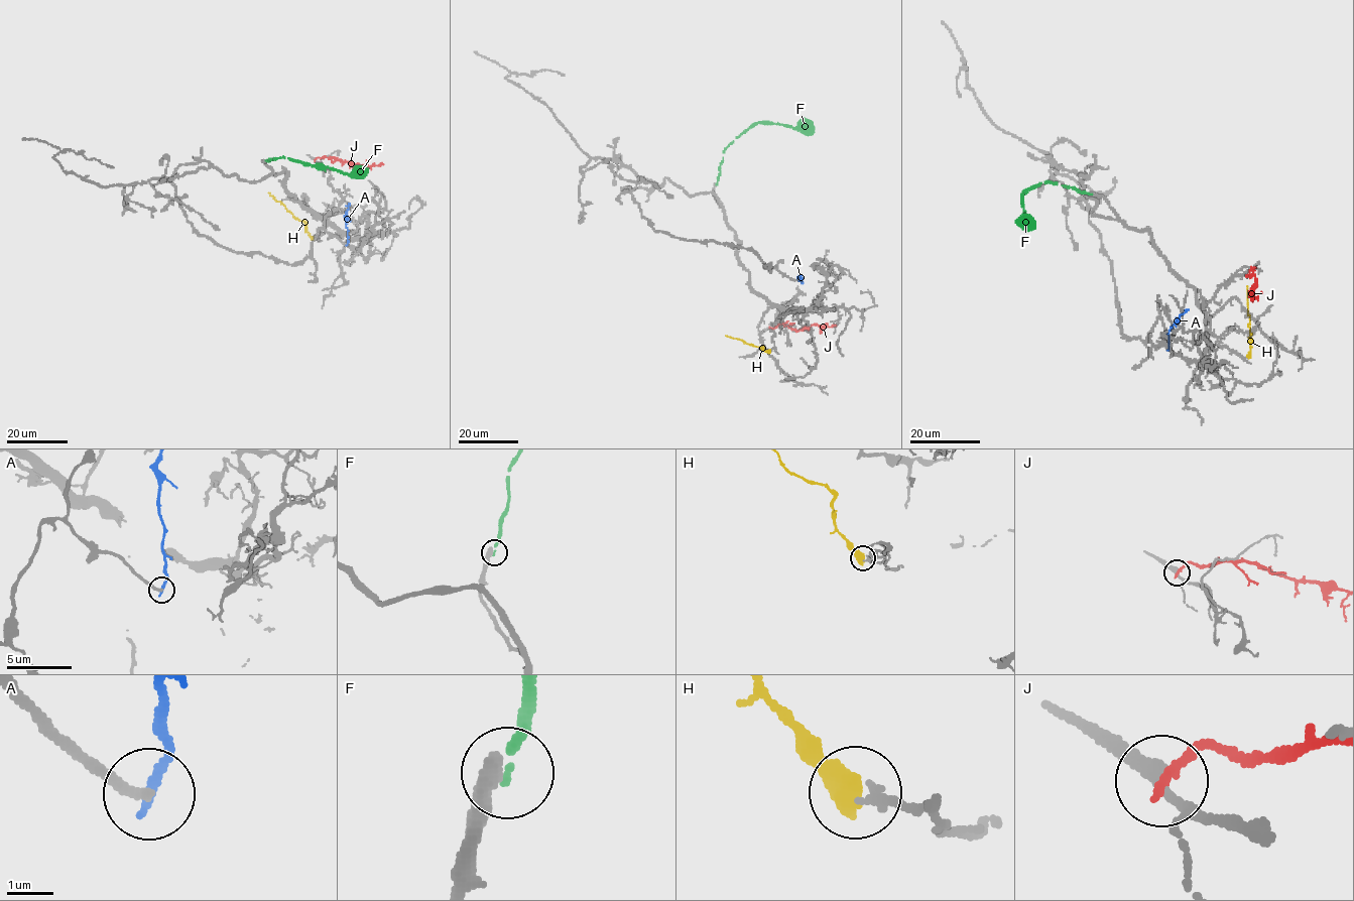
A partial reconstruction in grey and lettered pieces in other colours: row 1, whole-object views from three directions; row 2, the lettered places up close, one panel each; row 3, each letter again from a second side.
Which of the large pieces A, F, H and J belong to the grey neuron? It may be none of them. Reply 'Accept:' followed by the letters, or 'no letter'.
Accept: H

